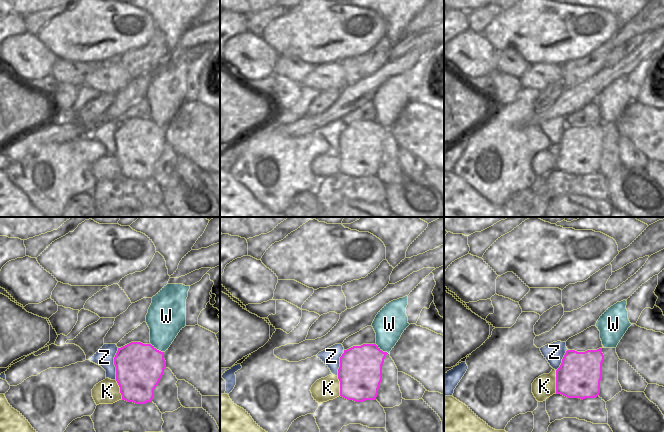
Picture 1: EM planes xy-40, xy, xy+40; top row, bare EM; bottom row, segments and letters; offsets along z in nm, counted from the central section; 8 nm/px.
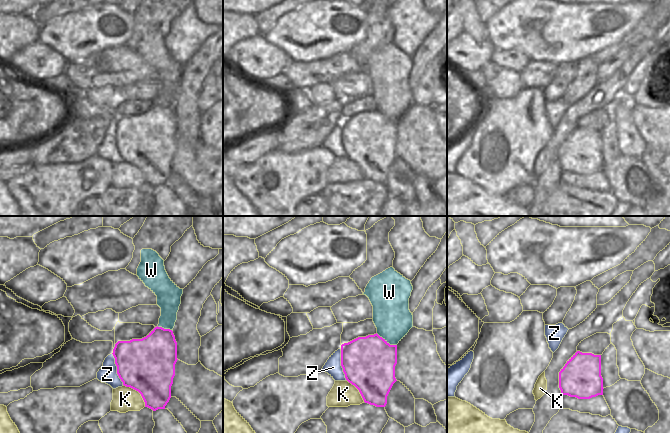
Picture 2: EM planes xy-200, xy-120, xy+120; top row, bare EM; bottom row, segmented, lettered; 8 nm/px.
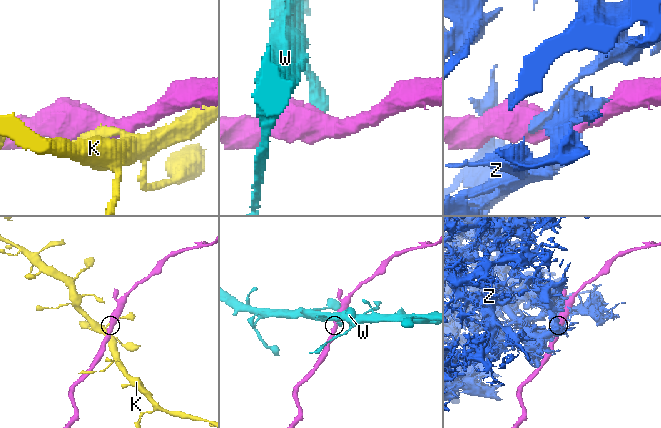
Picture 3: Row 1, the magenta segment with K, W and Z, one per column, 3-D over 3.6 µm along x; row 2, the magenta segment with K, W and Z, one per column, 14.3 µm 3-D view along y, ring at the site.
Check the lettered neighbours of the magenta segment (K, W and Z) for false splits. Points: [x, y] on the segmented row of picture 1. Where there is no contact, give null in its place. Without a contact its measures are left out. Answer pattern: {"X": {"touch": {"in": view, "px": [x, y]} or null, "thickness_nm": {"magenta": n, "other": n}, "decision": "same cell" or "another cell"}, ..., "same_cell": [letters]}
{"K": {"touch": {"in": "xy+40", "px": [556, 382]}, "thickness_nm": {"magenta": 340, "other": 180}, "decision": "another cell"}, "W": {"touch": {"in": "xy-40", "px": [156, 349]}, "thickness_nm": {"magenta": 380, "other": 280}, "decision": "another cell"}, "Z": {"touch": {"in": "xy-40", "px": [114, 364]}, "thickness_nm": {"magenta": 380, "other": 150}, "decision": "another cell"}, "same_cell": []}

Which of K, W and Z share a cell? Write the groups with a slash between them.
K / W / Z

